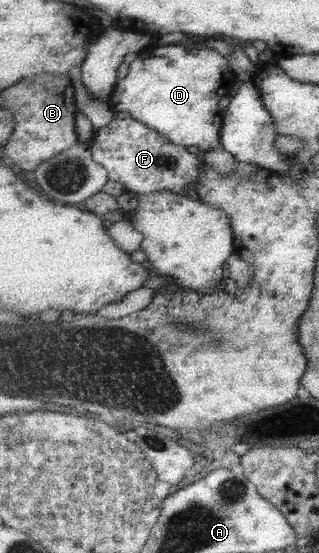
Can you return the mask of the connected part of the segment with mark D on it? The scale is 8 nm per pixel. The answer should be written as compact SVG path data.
M177 44L155 45L147 52L130 58L130 71L119 80L109 102L116 112L129 112L132 118L157 130L174 144L196 146L208 151L221 144L225 109L220 109L220 100L231 94L232 85L237 80L238 76L231 69L228 58L214 49L186 49Z

